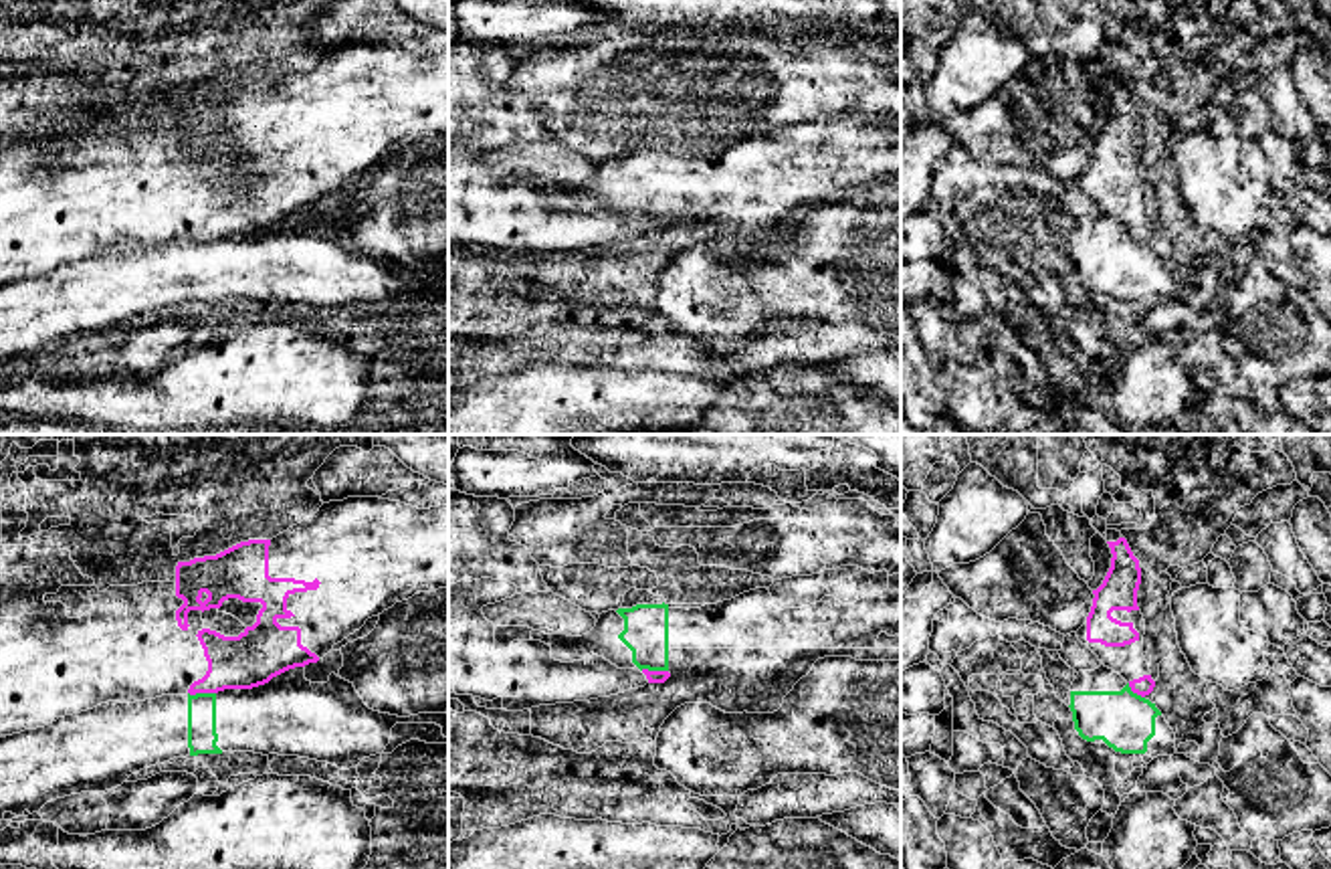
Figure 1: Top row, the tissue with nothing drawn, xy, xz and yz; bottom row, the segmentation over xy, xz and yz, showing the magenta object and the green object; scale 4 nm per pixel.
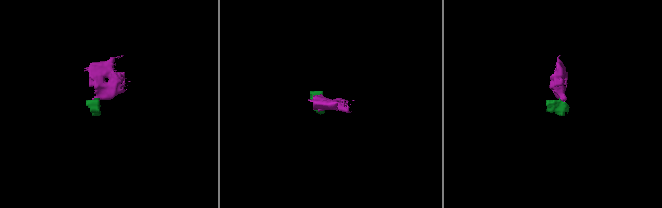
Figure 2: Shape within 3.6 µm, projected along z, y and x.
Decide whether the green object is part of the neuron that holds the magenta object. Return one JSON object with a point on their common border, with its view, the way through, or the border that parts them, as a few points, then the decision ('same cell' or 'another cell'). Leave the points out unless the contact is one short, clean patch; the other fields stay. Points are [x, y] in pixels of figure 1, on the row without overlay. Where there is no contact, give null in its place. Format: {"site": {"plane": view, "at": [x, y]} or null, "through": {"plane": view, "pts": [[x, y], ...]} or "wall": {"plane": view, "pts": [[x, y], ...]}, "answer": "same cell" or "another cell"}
{"site": {"plane": "xy", "at": [202, 239]}, "wall": {"plane": "xy", "pts": [[188, 239], [215, 241]]}, "answer": "another cell"}

